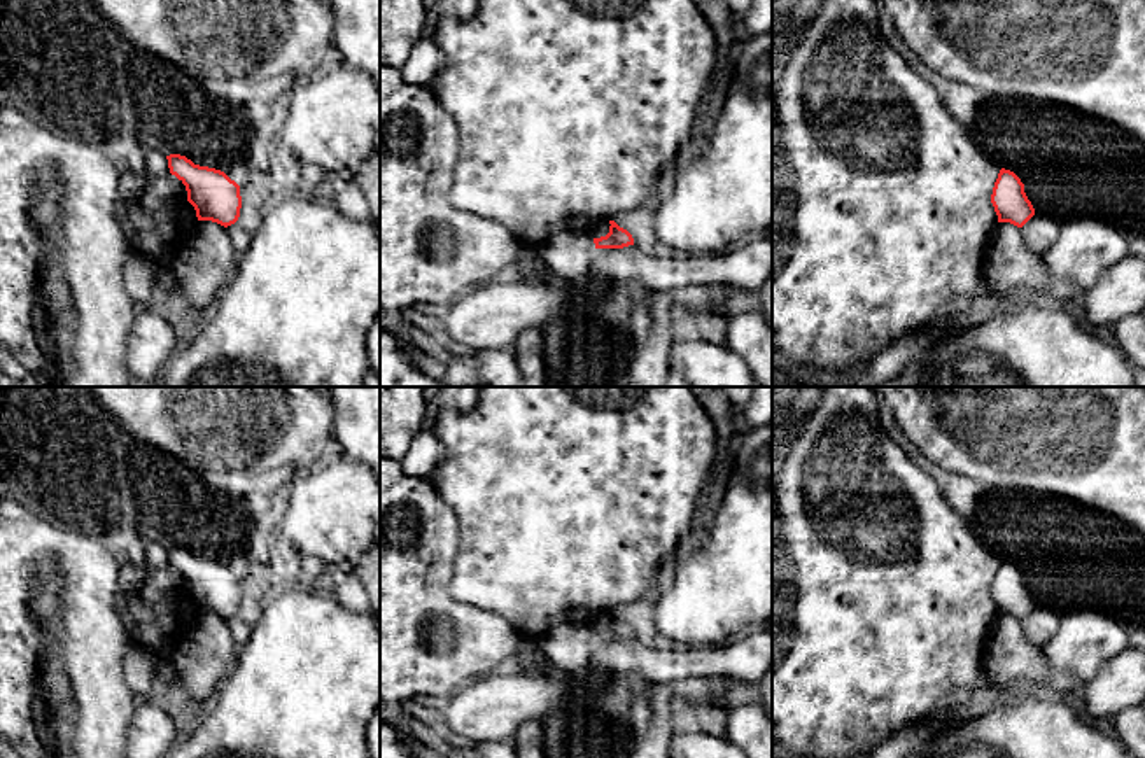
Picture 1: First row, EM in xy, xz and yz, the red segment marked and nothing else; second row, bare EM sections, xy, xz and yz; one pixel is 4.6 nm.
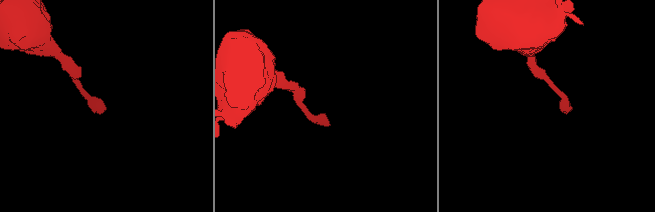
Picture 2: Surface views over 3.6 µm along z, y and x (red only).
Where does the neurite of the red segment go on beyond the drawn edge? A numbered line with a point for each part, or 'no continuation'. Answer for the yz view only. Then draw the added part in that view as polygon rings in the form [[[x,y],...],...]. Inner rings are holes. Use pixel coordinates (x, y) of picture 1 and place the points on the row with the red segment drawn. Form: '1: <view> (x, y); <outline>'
no continuation

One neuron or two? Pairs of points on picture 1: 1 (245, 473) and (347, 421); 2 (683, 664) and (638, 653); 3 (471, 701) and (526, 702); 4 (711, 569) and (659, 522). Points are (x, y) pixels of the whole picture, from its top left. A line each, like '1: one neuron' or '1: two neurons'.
1: two neurons
2: one neuron
3: one neuron
4: two neurons

